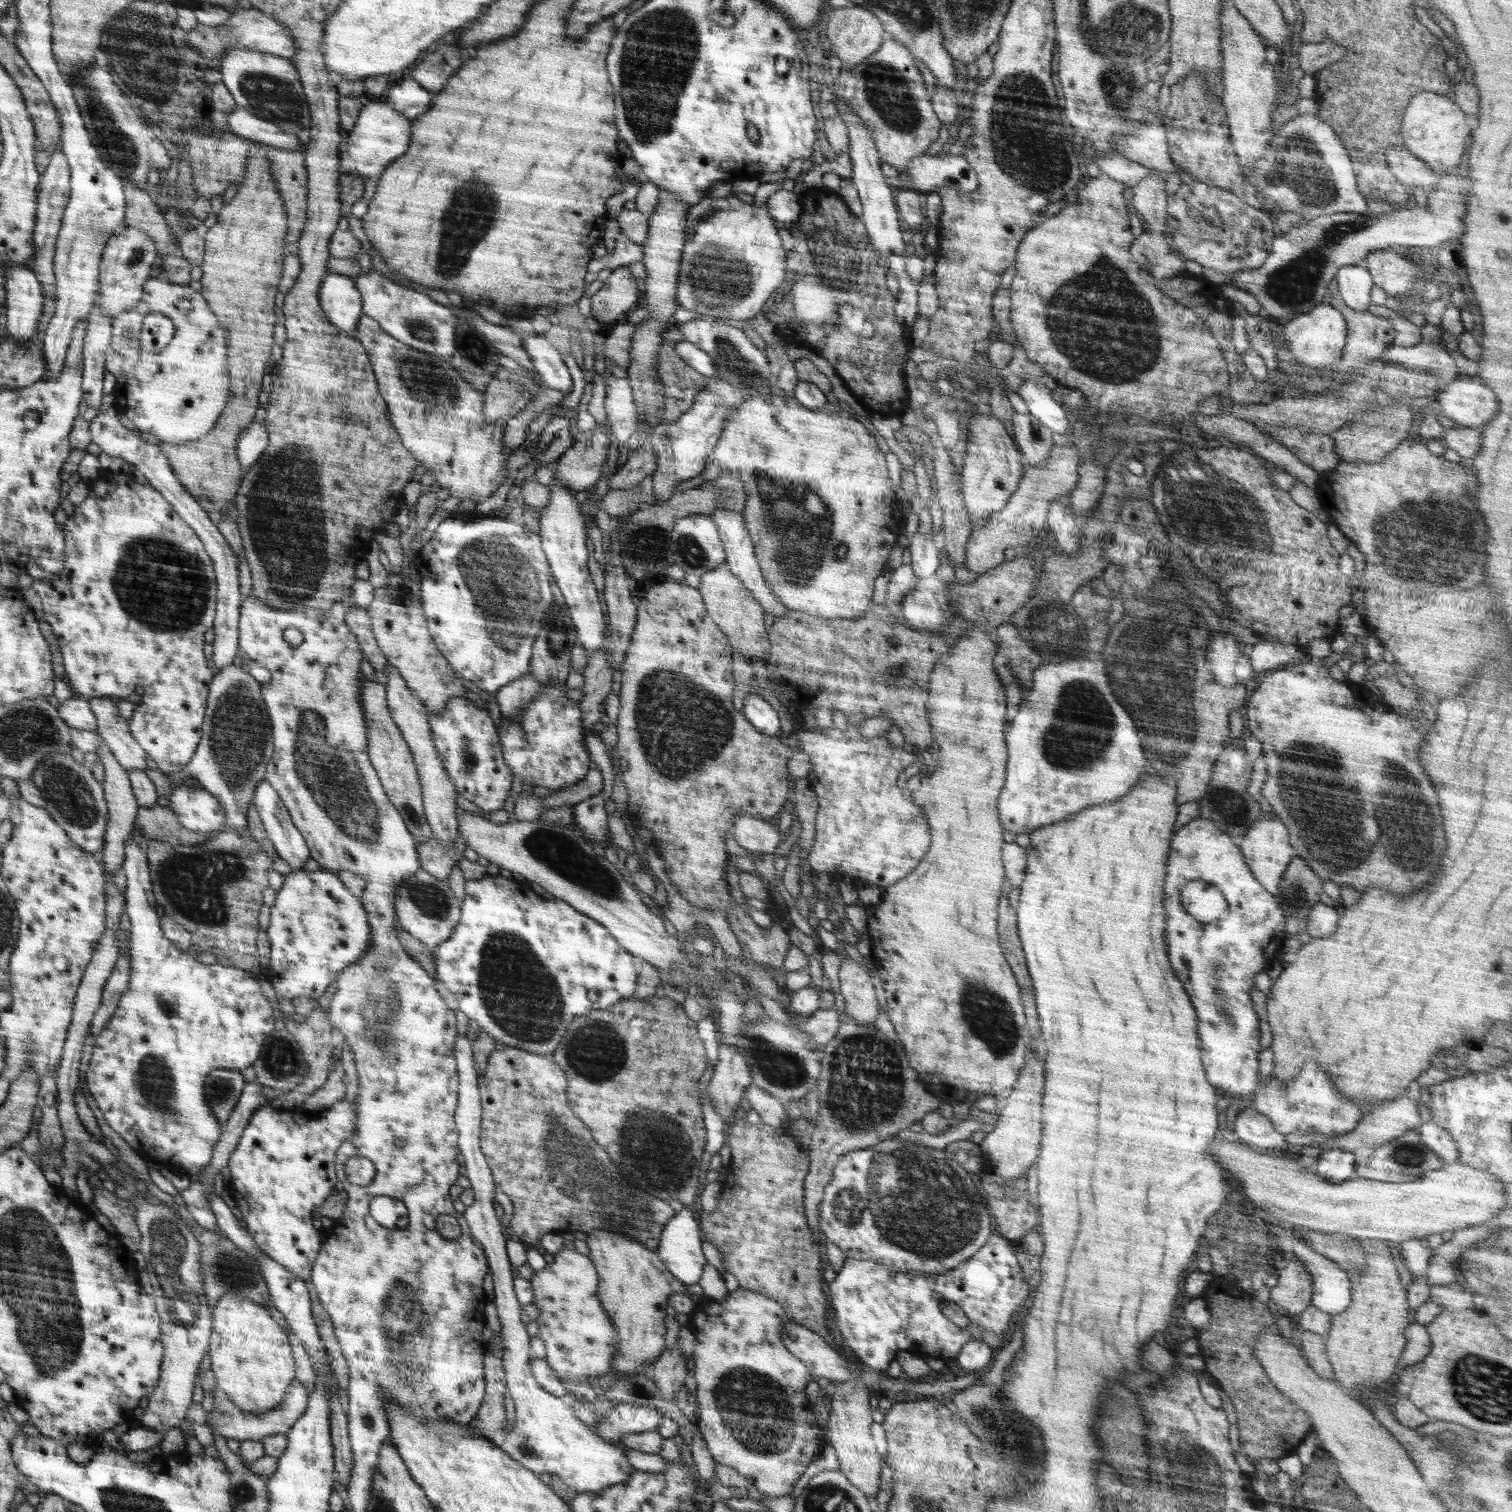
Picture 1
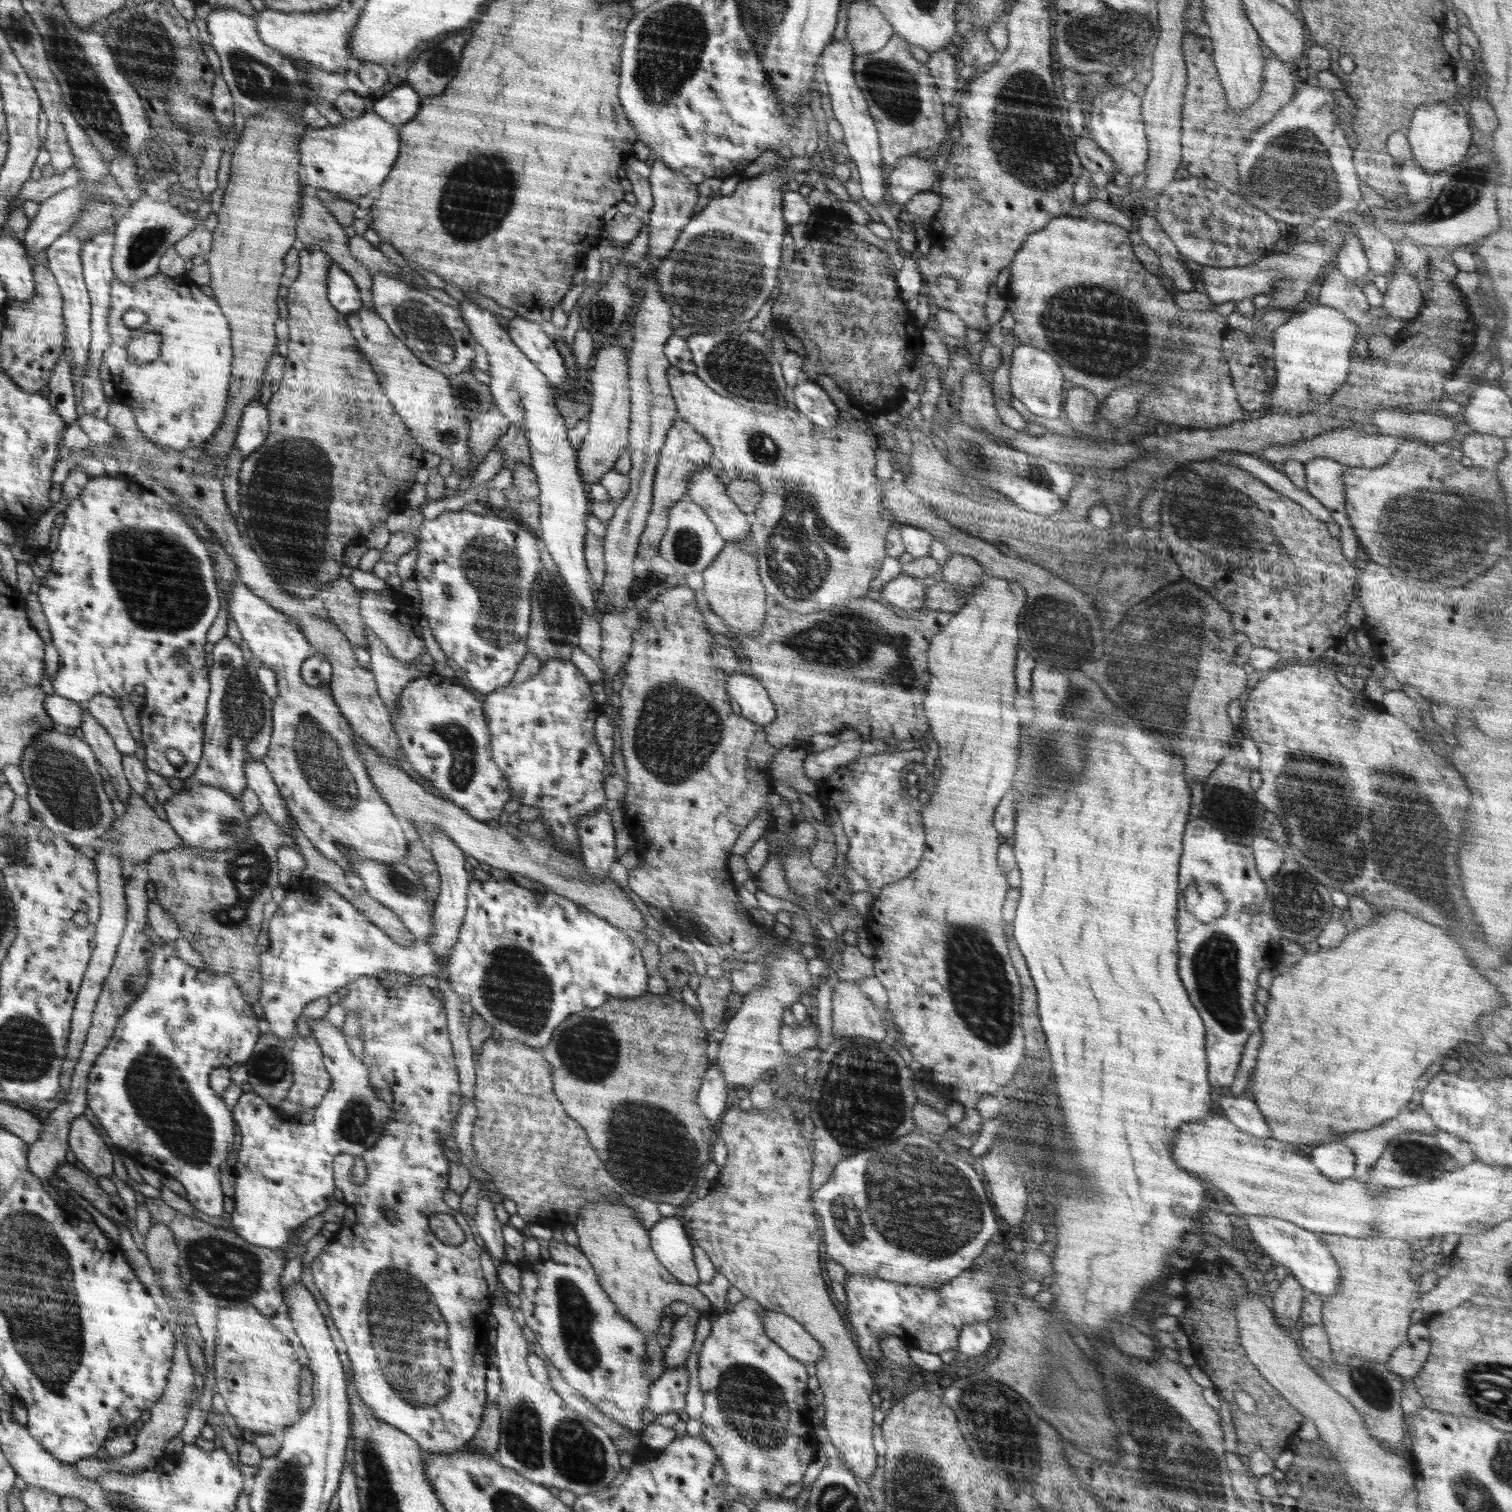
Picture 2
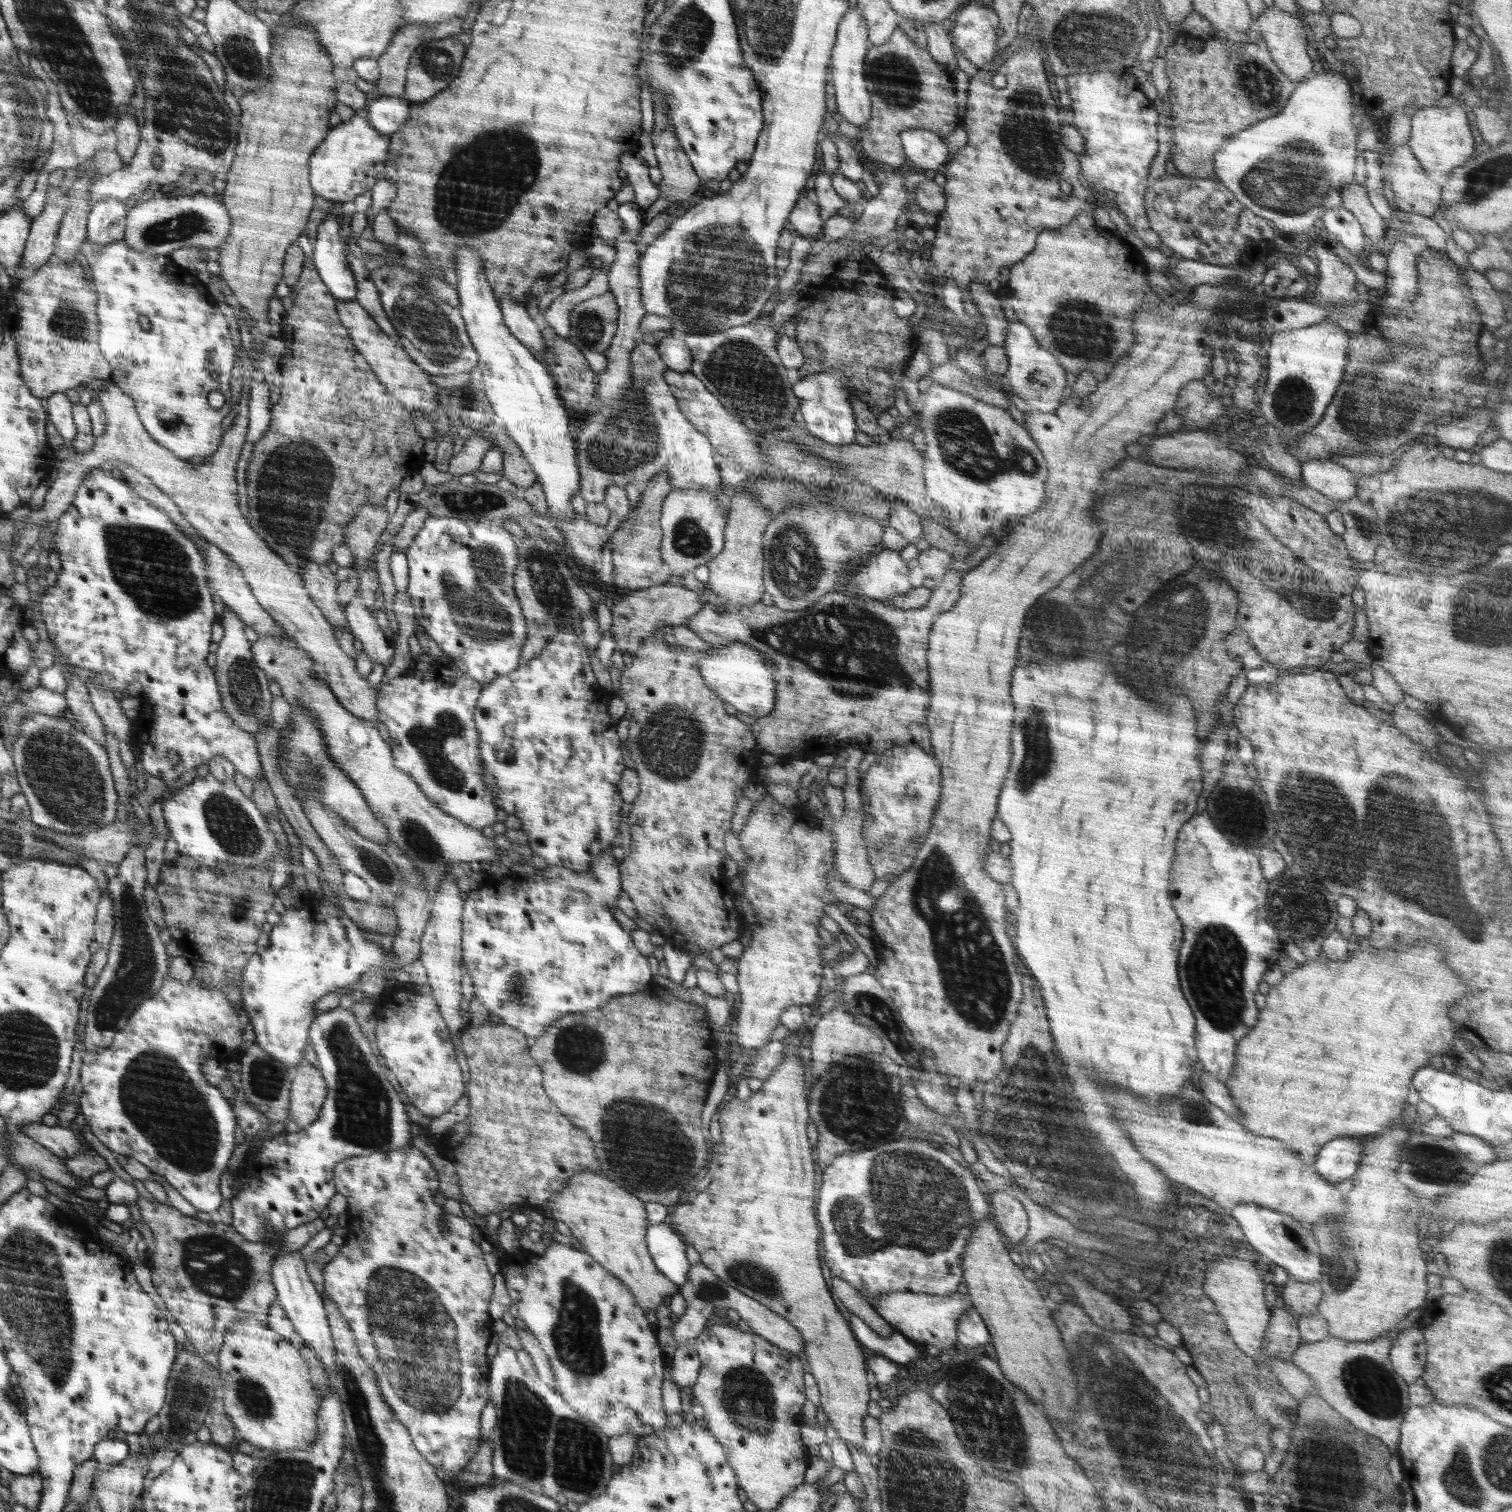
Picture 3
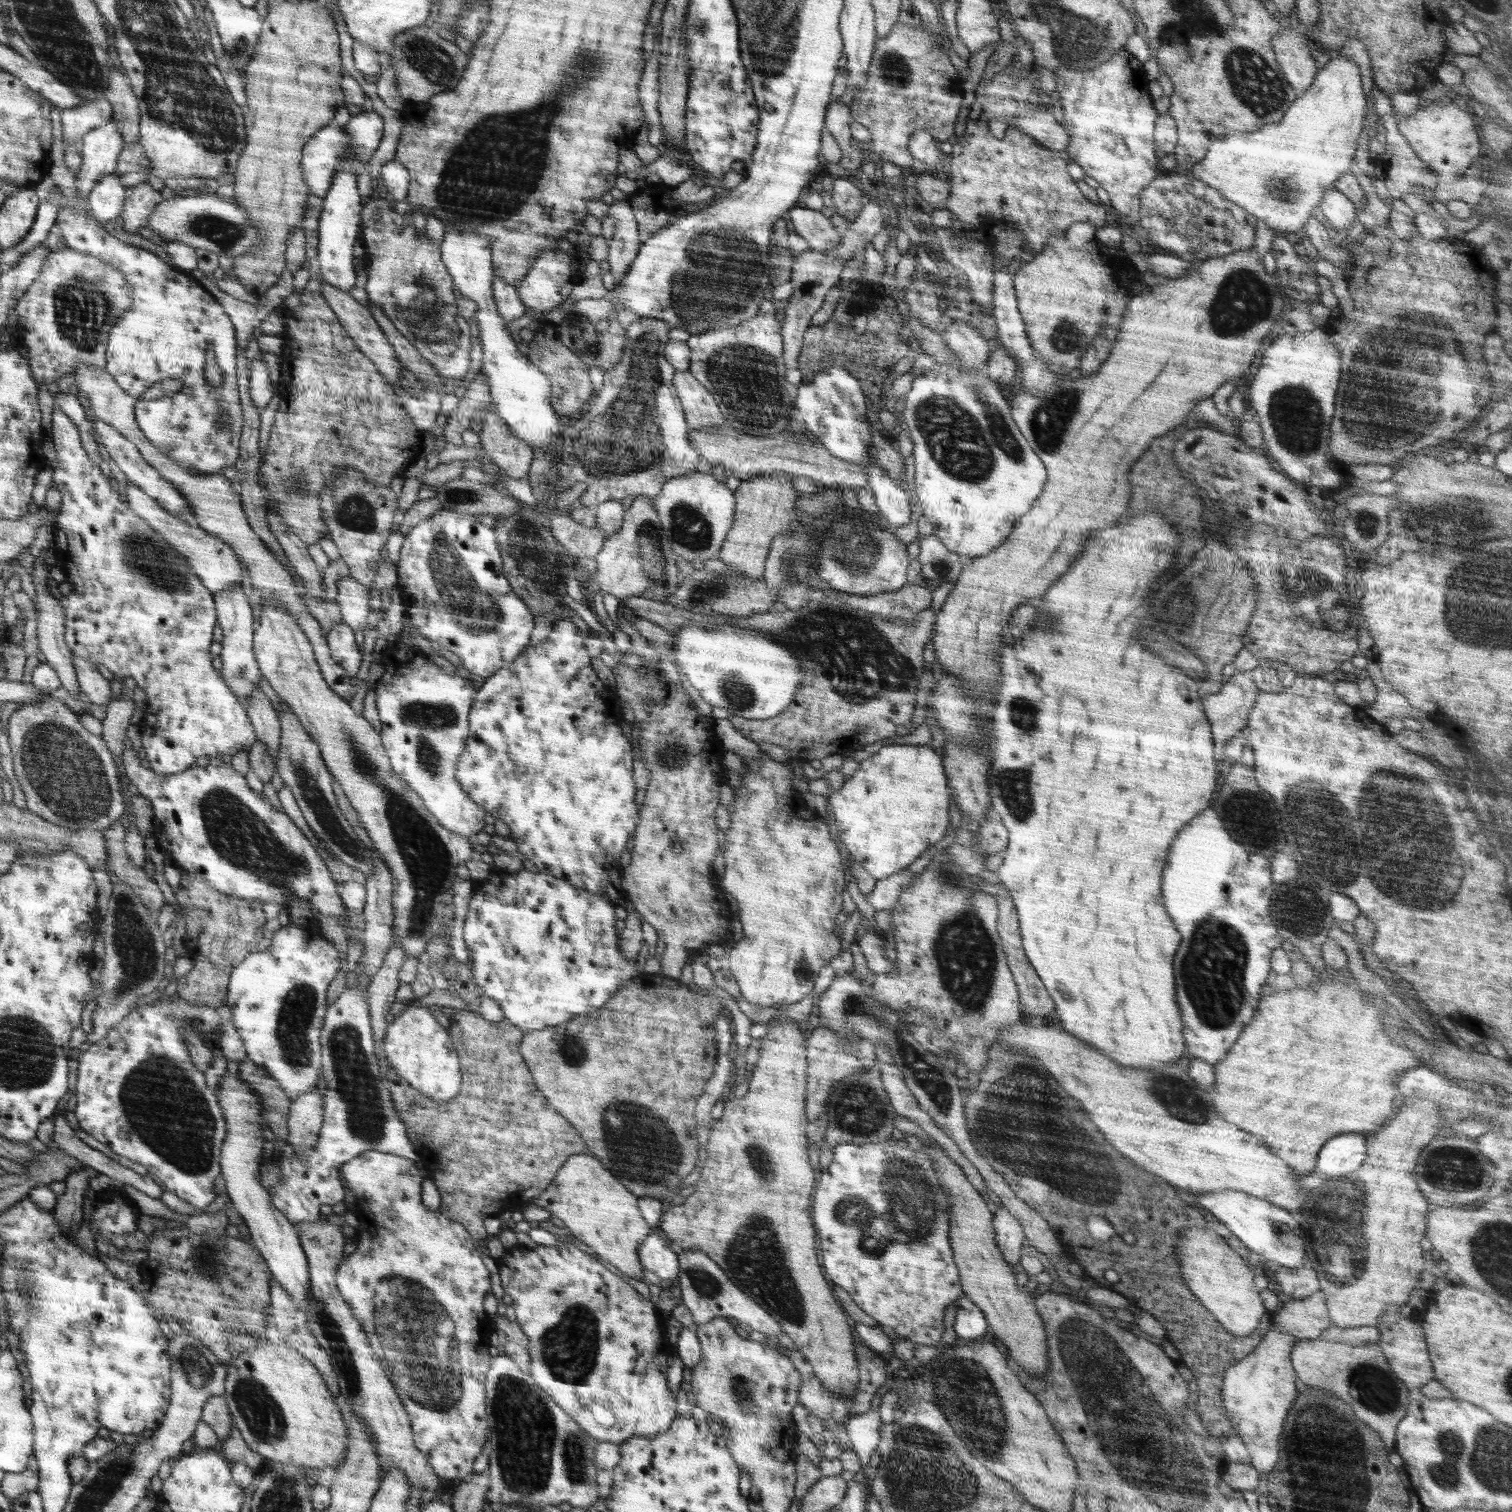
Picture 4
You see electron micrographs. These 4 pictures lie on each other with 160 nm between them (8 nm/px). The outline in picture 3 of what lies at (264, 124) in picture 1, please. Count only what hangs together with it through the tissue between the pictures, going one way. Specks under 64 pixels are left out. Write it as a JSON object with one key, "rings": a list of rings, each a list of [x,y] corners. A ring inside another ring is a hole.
{"rings":[[[366,108],[357,110],[350,121],[330,128],[323,143],[311,156],[310,184],[315,196],[338,203],[354,201],[356,196],[371,191],[380,178],[387,176],[390,138],[370,123],[368,114]]]}

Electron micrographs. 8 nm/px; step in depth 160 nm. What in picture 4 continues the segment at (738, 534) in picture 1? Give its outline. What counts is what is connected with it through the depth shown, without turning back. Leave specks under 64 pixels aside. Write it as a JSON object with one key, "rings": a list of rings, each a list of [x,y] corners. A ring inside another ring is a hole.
{"rings":[[[652,317],[633,321],[625,330],[627,343],[620,362],[610,371],[605,371],[603,388],[597,391],[582,418],[566,425],[560,438],[561,467],[569,468],[577,482],[586,484],[586,491],[579,498],[584,507],[597,506],[610,499],[622,501],[627,496],[655,499],[668,479],[712,471],[689,441],[691,428],[675,391],[676,368],[664,356],[664,346],[669,343],[668,327],[663,320]]]}

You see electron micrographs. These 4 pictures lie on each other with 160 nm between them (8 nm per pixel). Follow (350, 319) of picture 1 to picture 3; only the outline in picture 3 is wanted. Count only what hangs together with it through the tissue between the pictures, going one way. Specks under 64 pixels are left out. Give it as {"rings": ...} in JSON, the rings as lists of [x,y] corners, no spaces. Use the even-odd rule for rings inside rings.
{"rings":[[[334,206],[332,214],[328,214],[328,218],[317,228],[316,242],[313,243],[313,260],[332,296],[337,300],[349,301],[356,298],[358,282],[351,271],[347,254],[344,254],[346,240],[342,238],[340,230],[340,213],[342,210]]]}

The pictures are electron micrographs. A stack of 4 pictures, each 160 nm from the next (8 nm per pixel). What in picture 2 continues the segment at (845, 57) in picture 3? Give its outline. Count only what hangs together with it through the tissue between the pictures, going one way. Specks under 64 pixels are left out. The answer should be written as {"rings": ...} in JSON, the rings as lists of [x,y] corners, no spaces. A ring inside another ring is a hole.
{"rings":[[[848,37],[840,41],[832,40],[820,55],[818,68],[824,73],[828,85],[834,119],[842,125],[844,131],[845,137],[841,147],[845,150],[846,156],[854,162],[859,173],[863,198],[868,200],[877,212],[876,205],[886,199],[885,196],[888,194],[886,175],[882,171],[883,163],[877,128],[874,119],[870,116],[866,99],[853,75],[855,57],[853,46]]]}

